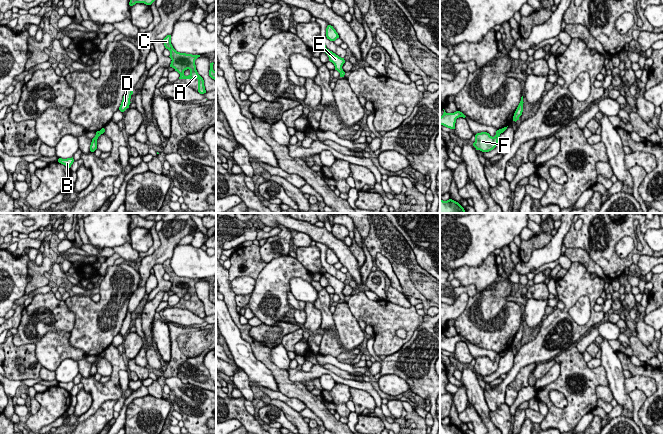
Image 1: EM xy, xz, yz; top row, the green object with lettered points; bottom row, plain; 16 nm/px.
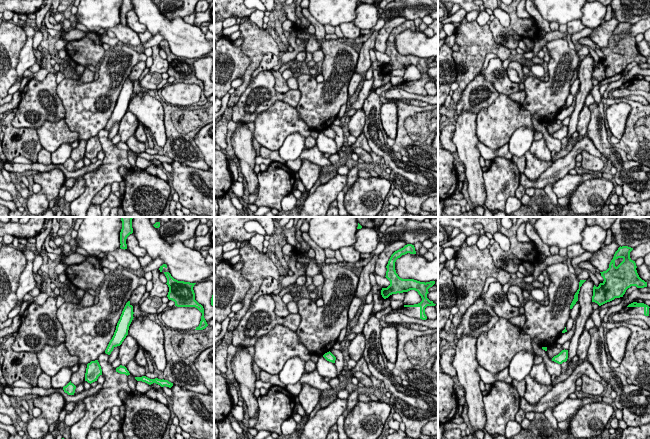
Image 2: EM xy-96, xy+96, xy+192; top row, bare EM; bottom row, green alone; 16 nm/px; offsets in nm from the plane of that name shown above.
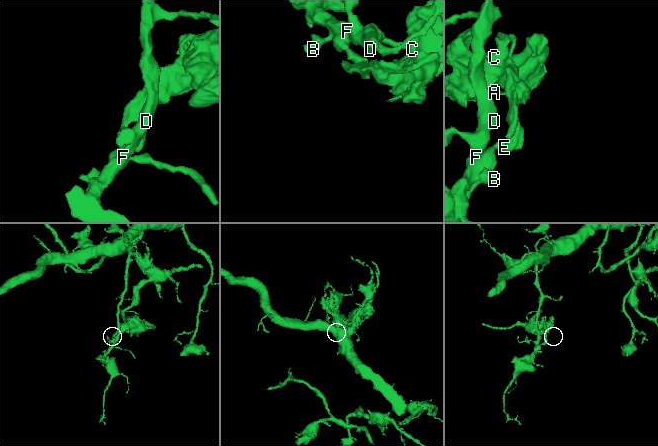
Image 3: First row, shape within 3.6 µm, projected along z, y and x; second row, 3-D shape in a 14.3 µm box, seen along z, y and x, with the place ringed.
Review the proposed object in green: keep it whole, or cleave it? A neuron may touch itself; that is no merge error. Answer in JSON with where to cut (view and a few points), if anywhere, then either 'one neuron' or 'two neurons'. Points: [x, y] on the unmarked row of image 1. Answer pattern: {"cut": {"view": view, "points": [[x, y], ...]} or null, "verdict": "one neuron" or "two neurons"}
{"cut": {"view": "xy", "points": [[100, 354], [102, 357]]}, "verdict": "two neurons"}

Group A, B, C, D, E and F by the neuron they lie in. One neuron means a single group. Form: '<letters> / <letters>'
A C E / B D F

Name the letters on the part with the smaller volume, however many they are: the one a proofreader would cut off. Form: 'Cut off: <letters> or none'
Cut off: A, C, E

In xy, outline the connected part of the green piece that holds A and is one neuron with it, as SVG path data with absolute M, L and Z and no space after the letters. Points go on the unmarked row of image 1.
M167 259L163 264L164 270L170 275L171 288L170 291L174 292L180 298L179 303L197 303L198 316L200 318L206 317L204 304L196 294L195 284L200 279L192 279L177 276L171 268L171 259Z

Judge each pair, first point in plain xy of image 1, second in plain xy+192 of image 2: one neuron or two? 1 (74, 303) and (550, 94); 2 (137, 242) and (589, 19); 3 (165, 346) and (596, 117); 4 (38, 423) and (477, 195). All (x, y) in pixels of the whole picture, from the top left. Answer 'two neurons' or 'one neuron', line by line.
1: one neuron
2: one neuron
3: two neurons
4: two neurons

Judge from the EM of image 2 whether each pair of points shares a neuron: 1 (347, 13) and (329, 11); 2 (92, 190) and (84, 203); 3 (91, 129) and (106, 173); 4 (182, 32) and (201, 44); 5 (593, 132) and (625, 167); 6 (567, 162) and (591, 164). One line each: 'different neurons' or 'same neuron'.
1: same neuron
2: same neuron
3: different neurons
4: same neuron
5: same neuron
6: different neurons

